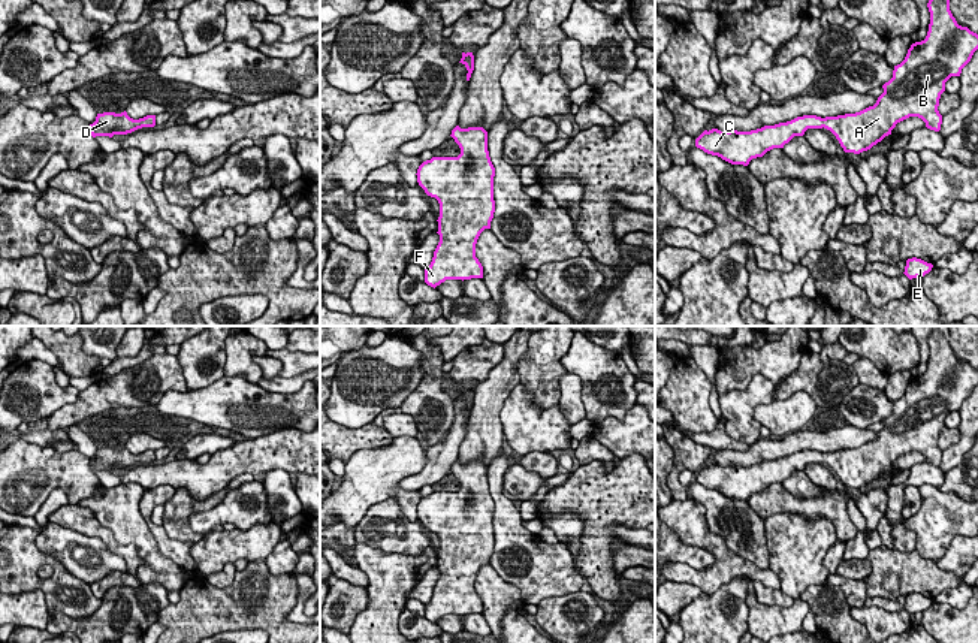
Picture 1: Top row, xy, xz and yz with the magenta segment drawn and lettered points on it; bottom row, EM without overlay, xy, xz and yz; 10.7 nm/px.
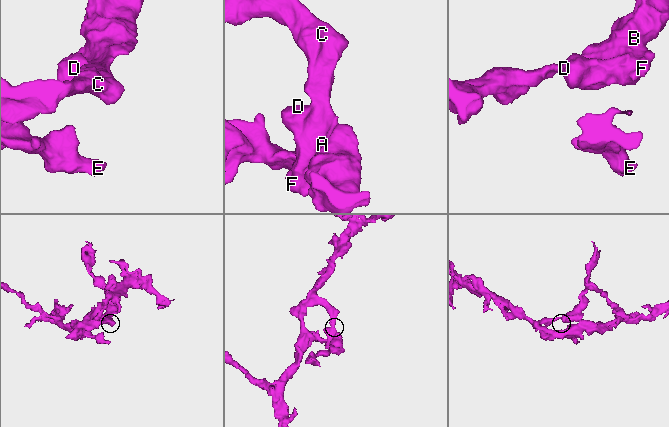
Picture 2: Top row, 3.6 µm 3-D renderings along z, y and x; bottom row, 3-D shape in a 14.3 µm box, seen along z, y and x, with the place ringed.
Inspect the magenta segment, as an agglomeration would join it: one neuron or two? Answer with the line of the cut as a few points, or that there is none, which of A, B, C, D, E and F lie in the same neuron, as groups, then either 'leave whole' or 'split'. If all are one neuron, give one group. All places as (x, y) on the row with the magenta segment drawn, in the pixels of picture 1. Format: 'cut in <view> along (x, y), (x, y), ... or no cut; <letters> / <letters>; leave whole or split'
no cut; A B C D E F; leave whole

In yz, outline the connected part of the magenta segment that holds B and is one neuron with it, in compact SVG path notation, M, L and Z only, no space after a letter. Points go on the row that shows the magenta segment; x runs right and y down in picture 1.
M929 0L930 12L929 31L924 40L915 42L908 49L905 60L894 66L893 78L882 85L884 93L873 106L855 114L837 117L803 115L787 123L764 126L751 132L721 132L718 129L704 130L697 139L695 147L707 154L718 156L731 164L748 166L752 159L763 157L773 148L784 148L794 136L803 136L808 129L830 130L845 153L860 154L881 142L897 123L918 117L926 127L935 132L941 130L942 115L938 111L941 94L945 91L945 82L951 76L960 76L962 69L971 61L978 49L978 34L968 27L957 24L950 10L950 0Z

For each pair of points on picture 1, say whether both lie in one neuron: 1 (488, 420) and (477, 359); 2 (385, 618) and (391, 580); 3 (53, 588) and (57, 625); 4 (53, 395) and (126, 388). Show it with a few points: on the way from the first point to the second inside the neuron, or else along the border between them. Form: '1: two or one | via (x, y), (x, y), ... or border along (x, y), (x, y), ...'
1: one | via (488, 405), (488, 374)
2: one | via (385, 609), (388, 589)
3: two | border along (48, 609), (56, 609), (72, 618), (90, 616)
4: two | border along (81, 391), (72, 402), (66, 402), (51, 414)

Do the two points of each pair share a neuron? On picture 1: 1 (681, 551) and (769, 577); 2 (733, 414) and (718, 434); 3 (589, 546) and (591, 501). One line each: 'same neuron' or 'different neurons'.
1: different neurons
2: different neurons
3: same neuron

